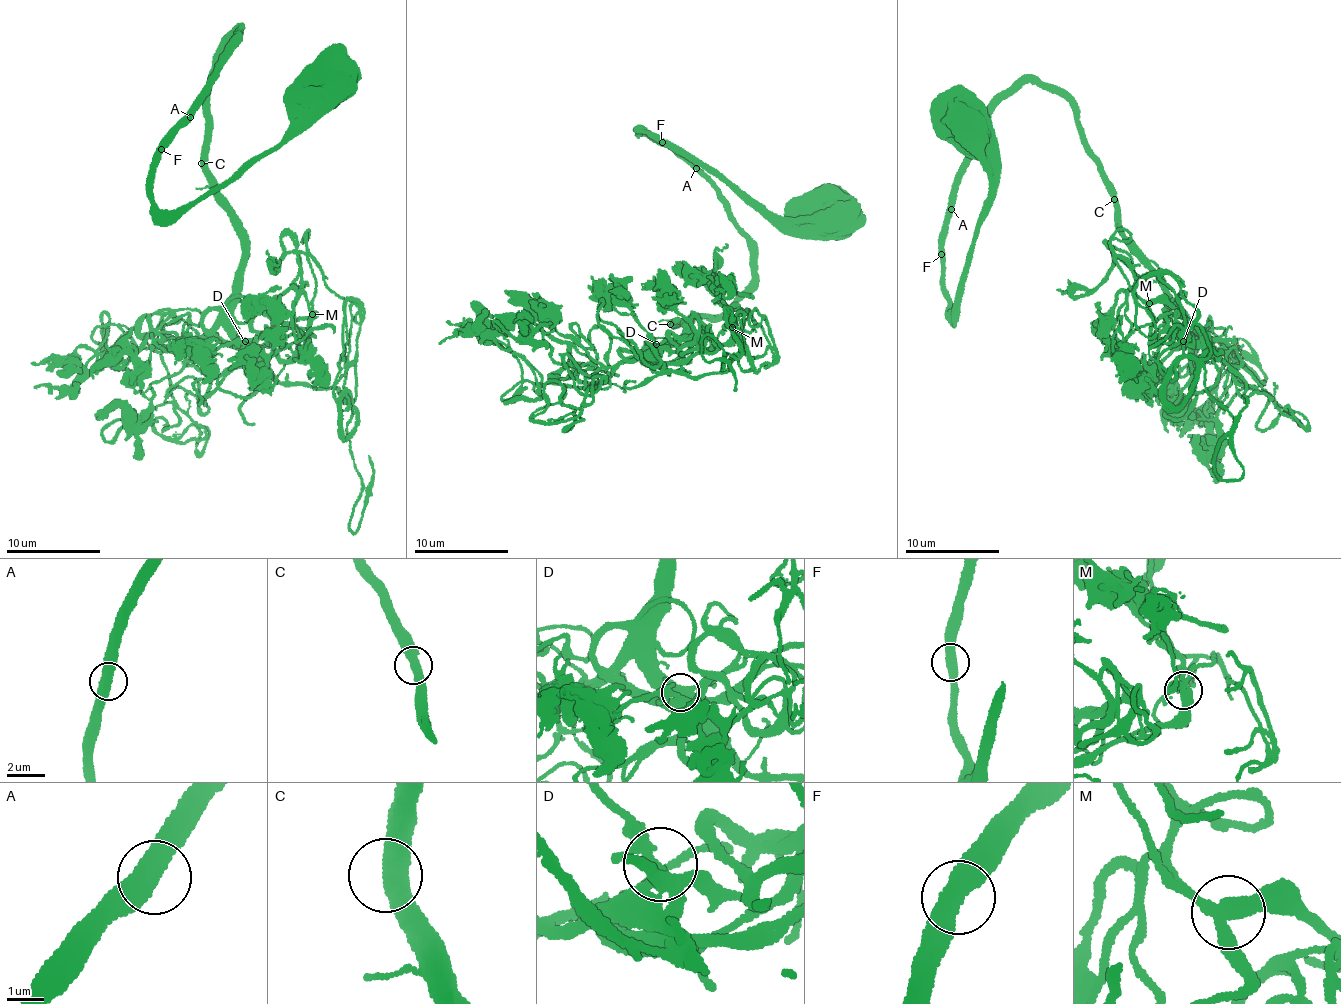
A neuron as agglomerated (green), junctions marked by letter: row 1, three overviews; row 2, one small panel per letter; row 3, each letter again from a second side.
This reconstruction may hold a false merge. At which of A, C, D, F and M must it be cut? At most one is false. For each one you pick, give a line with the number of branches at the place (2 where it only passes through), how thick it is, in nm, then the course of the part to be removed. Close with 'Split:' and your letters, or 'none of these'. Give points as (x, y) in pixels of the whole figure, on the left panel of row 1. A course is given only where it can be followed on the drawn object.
Split: none of these

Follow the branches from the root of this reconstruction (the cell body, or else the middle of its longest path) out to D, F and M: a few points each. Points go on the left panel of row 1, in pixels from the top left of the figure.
D: (332, 86), (279, 146), (171, 210), (154, 152), (240, 31), (204, 151), (240, 239), (245, 341)
F: (332, 86), (306, 120), (279, 146), (171, 210), (155, 205), (150, 191), (152, 159), (161, 149)
M: (332, 86), (171, 210), (152, 159), (240, 31), (204, 147), (236, 294), (277, 334), (312, 315)

